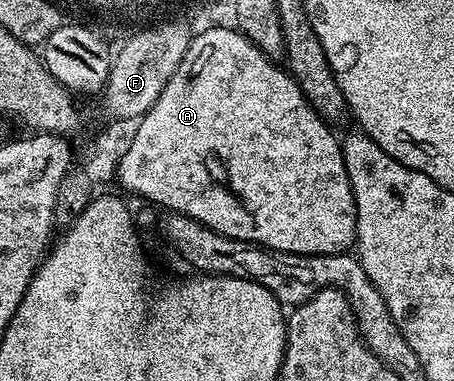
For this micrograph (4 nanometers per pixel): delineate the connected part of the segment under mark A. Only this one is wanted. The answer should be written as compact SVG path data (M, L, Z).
M210 25L202 31L182 52L182 60L172 73L168 85L156 97L149 111L137 120L134 136L130 144L125 145L122 159L118 163L116 180L126 191L135 191L142 199L155 203L167 212L184 214L203 223L224 237L239 239L242 243L258 244L284 253L302 255L340 254L349 252L355 246L358 230L356 229L356 205L352 185L342 156L339 136L330 132L331 124L318 114L317 109L306 100L300 85L285 66L277 67L275 60L266 55L241 30L234 30L223 25Z

